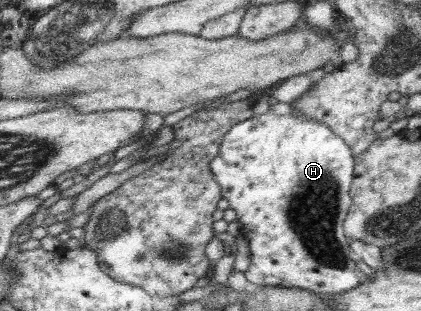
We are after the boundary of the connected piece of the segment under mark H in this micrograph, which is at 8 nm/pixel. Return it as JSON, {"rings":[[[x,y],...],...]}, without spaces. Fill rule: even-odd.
{"rings":[[[269,112],[263,113],[259,117],[241,121],[239,124],[229,128],[229,131],[223,136],[219,151],[213,161],[211,161],[210,166],[215,181],[221,187],[222,198],[227,199],[230,208],[236,211],[236,220],[242,225],[241,234],[248,240],[251,262],[244,274],[247,281],[250,282],[250,286],[301,288],[315,295],[329,295],[355,289],[363,282],[363,277],[360,275],[355,263],[355,256],[350,248],[350,241],[343,229],[345,215],[348,214],[347,211],[349,211],[352,204],[350,191],[355,175],[354,156],[351,154],[350,146],[338,135],[335,135],[332,129],[329,129],[325,124],[317,122],[317,120],[311,120],[311,118],[305,118],[305,116],[299,116],[299,114],[294,115],[291,113],[277,116]]]}

